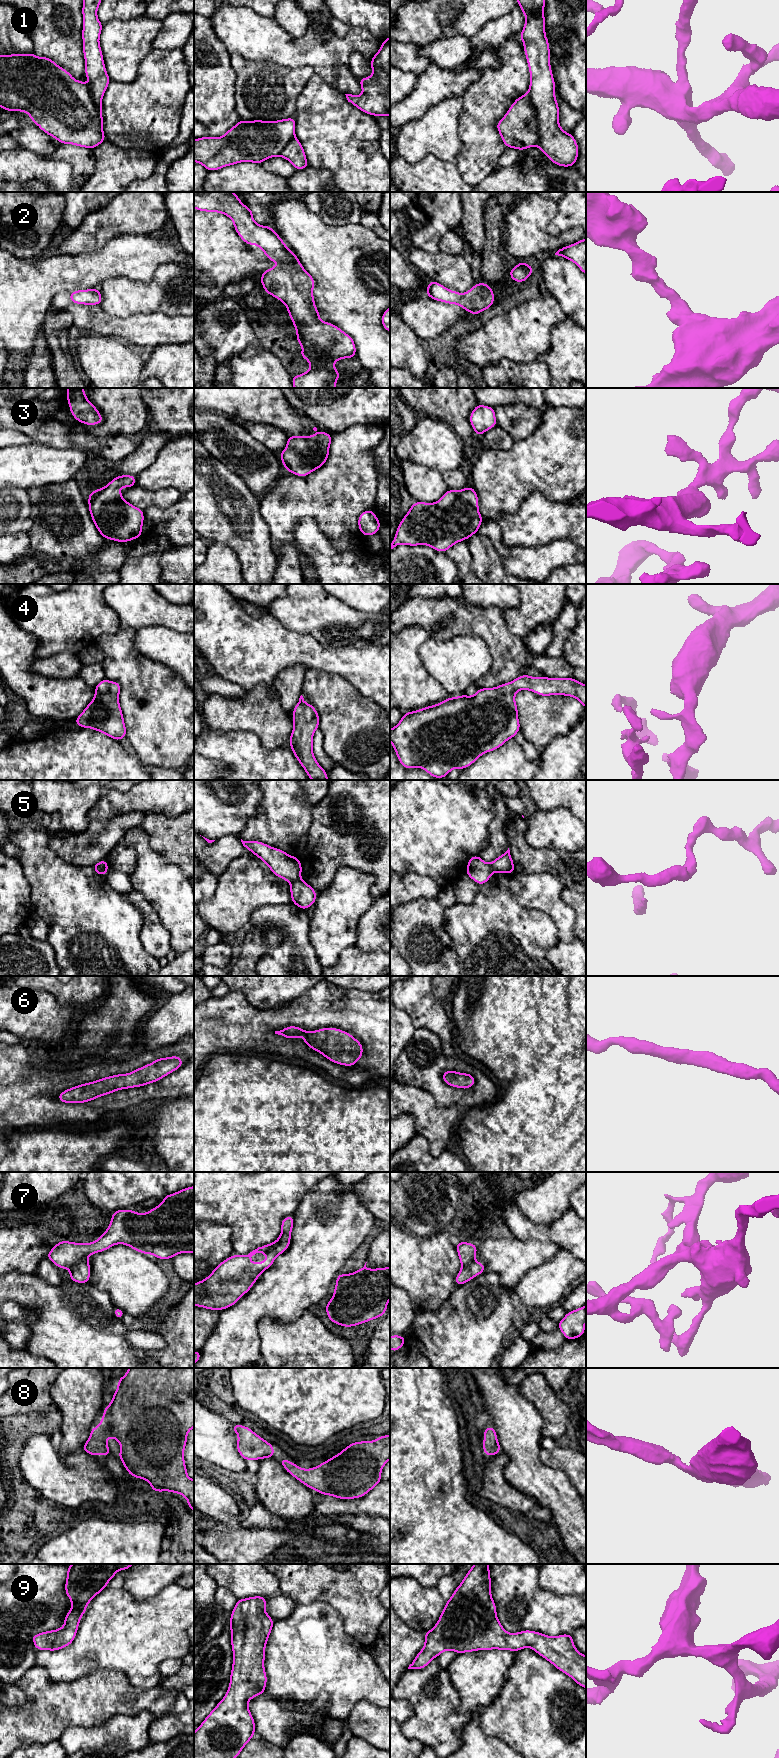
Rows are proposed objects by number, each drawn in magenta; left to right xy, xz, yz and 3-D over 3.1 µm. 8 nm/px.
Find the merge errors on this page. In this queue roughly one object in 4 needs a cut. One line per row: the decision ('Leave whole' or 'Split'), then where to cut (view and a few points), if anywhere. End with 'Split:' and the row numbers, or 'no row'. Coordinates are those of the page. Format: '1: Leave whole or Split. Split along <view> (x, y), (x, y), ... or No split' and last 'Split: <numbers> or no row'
1: Leave whole. No split
2: Leave whole. No split
3: Leave whole. No split
4: Leave whole. No split
5: Split. Split along xz (300, 879), (290, 883)
6: Leave whole. No split
7: Leave whole. No split
8: Leave whole. No split
9: Leave whole. No split
Split: 5

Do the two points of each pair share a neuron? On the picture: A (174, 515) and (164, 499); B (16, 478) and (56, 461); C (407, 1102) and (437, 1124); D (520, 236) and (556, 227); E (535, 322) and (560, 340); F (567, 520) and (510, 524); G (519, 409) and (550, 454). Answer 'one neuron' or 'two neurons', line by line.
A: two neurons
B: one neuron
C: one neuron
D: two neurons
E: two neurons
F: one neuron
G: two neurons

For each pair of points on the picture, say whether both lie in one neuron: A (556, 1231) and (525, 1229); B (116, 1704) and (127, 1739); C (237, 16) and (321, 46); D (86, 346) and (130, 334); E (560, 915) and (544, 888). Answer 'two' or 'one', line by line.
A: one
B: two
C: one
D: two
E: one

